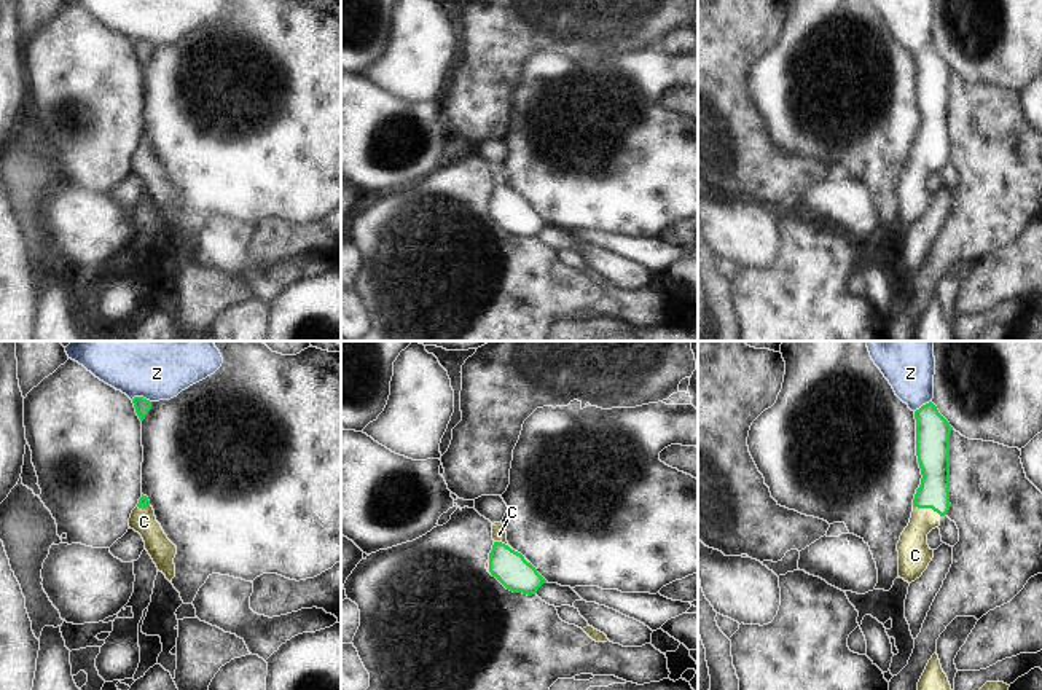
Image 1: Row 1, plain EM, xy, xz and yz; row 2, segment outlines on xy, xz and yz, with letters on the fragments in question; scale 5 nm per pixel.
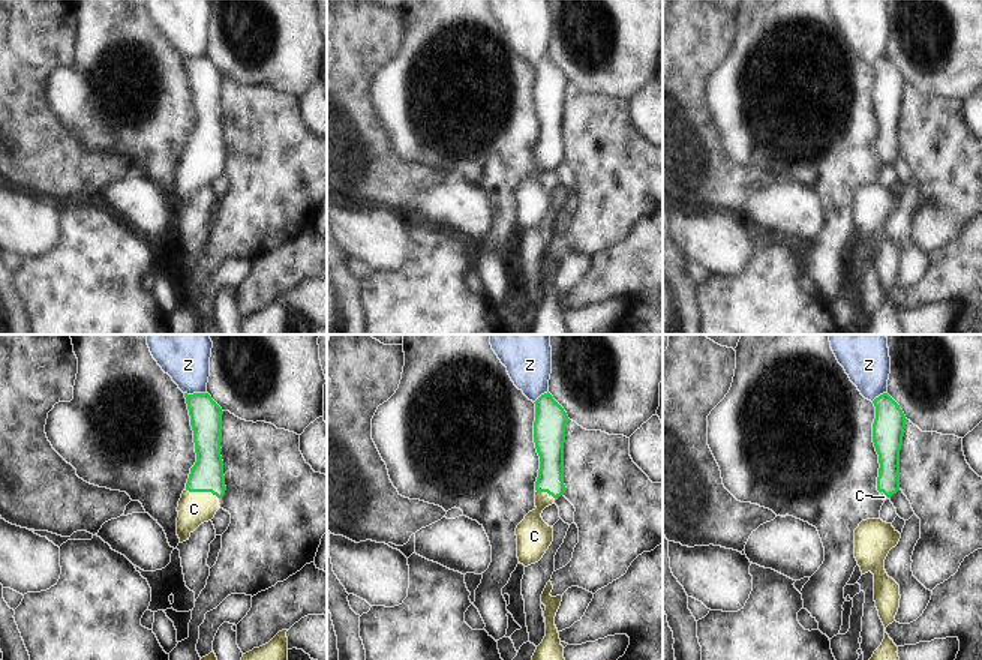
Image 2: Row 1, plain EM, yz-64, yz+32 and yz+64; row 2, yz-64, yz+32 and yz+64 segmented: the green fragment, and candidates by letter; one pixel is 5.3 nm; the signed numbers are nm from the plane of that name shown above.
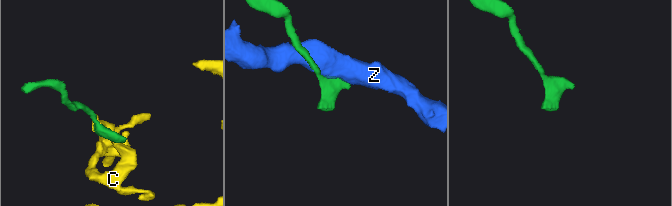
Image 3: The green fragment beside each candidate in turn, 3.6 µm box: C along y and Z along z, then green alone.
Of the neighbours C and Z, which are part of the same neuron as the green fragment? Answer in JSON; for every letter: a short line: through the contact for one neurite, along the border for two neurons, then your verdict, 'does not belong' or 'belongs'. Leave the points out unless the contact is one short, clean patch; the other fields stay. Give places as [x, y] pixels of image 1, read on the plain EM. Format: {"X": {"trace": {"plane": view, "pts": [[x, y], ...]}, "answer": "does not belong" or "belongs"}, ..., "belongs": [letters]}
{"C": {"trace": {"plane": "yz", "pts": [[934, 102], [934, 136], [928, 150], [915, 177], [915, 198]]}, "answer": "belongs"}, "Z": {"answer": "does not belong"}, "belongs": ["C"]}

